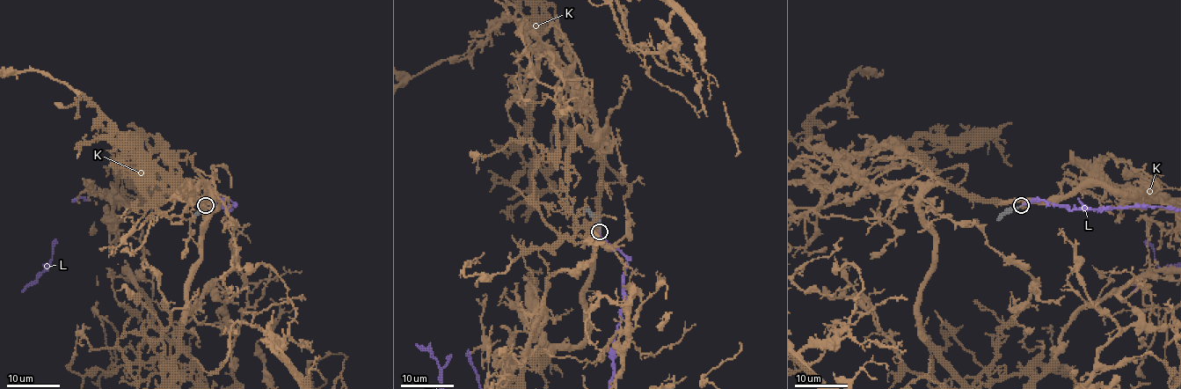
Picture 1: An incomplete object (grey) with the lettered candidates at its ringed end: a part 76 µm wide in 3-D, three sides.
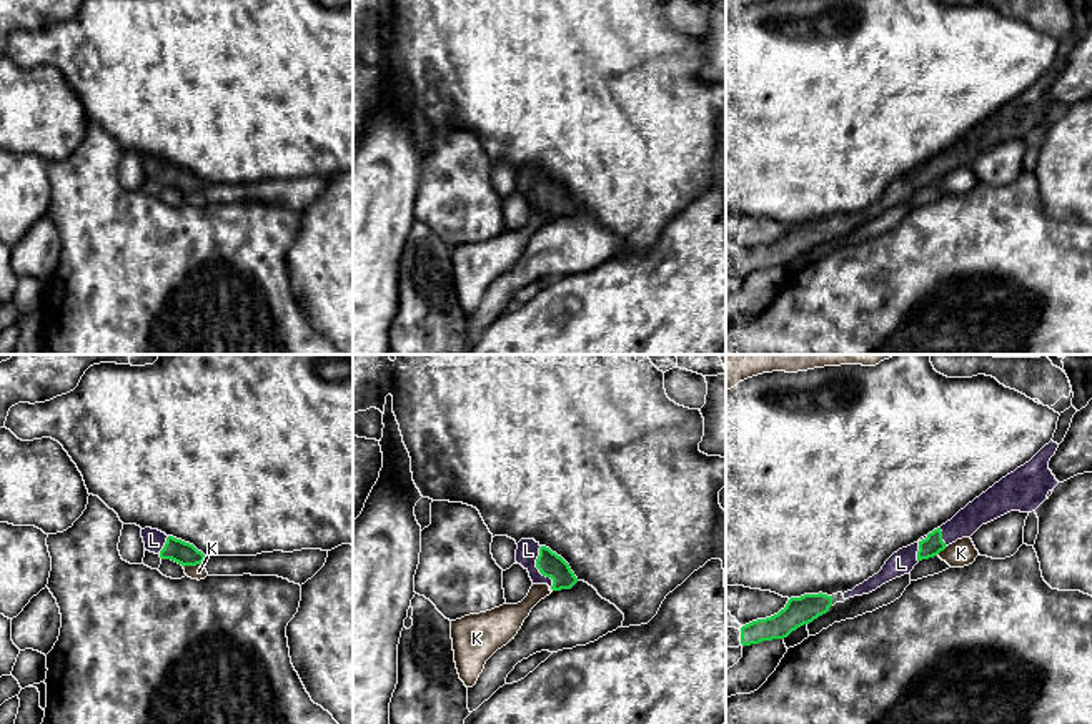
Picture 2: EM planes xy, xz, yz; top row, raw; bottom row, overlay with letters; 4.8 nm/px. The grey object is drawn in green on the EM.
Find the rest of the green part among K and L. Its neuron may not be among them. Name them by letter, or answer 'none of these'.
L

